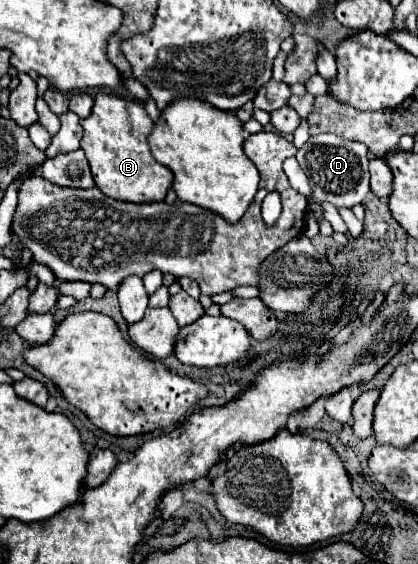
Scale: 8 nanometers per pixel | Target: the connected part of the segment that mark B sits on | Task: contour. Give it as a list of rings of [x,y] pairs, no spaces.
[[[99,91],[91,115],[79,123],[85,129],[81,149],[91,165],[95,185],[107,193],[107,197],[131,203],[153,203],[165,199],[173,183],[173,173],[151,155],[147,137],[155,123],[147,115],[145,107],[109,91]]]

